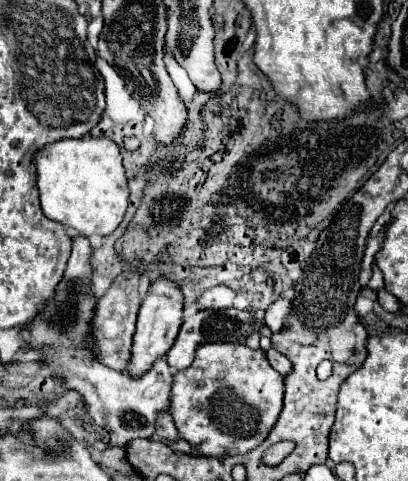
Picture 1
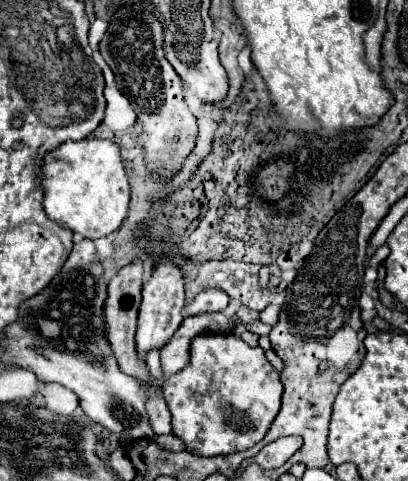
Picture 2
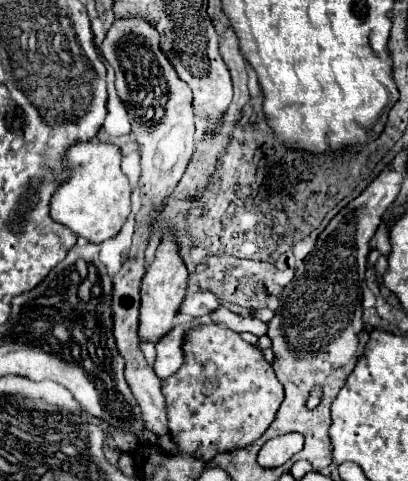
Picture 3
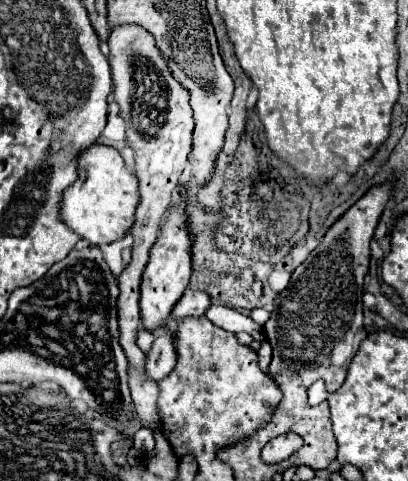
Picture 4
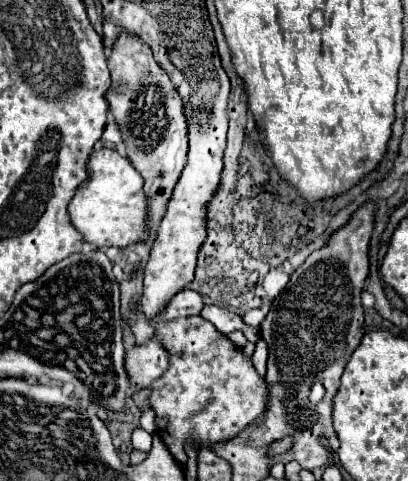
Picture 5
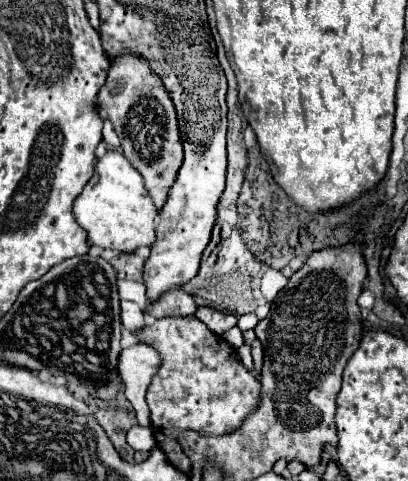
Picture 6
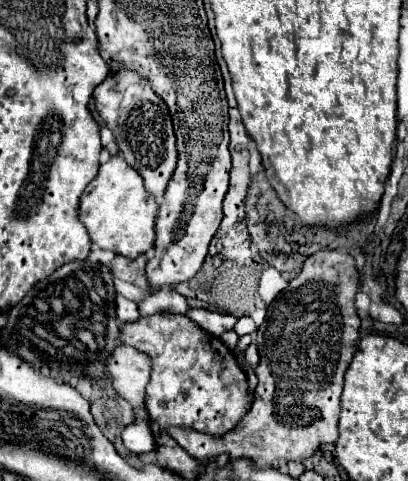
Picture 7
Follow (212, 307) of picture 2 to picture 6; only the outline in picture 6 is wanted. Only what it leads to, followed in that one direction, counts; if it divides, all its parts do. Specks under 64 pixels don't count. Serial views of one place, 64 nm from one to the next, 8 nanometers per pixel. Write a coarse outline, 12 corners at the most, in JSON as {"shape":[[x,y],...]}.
{"shape":[[168,290],[148,304],[152,318],[190,316],[196,312],[194,296]]}

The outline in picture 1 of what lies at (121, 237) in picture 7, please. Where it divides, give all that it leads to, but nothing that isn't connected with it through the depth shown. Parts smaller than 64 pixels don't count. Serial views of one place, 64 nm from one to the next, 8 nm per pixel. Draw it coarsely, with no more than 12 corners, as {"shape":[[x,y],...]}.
{"shape":[[114,140],[36,152],[42,212],[108,236],[128,208]]}

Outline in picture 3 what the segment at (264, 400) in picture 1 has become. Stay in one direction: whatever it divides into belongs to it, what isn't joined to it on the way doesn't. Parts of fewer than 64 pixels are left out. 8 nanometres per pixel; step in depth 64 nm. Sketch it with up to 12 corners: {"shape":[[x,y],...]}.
{"shape":[[198,324],[162,380],[168,430],[200,460],[244,448],[284,398],[262,350]]}

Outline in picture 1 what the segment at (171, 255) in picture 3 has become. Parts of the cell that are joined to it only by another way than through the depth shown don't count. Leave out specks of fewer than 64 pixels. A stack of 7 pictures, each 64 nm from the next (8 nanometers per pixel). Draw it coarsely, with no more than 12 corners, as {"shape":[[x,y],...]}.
{"shape":[[150,284],[138,312],[130,376],[164,358],[182,324],[180,286]]}

